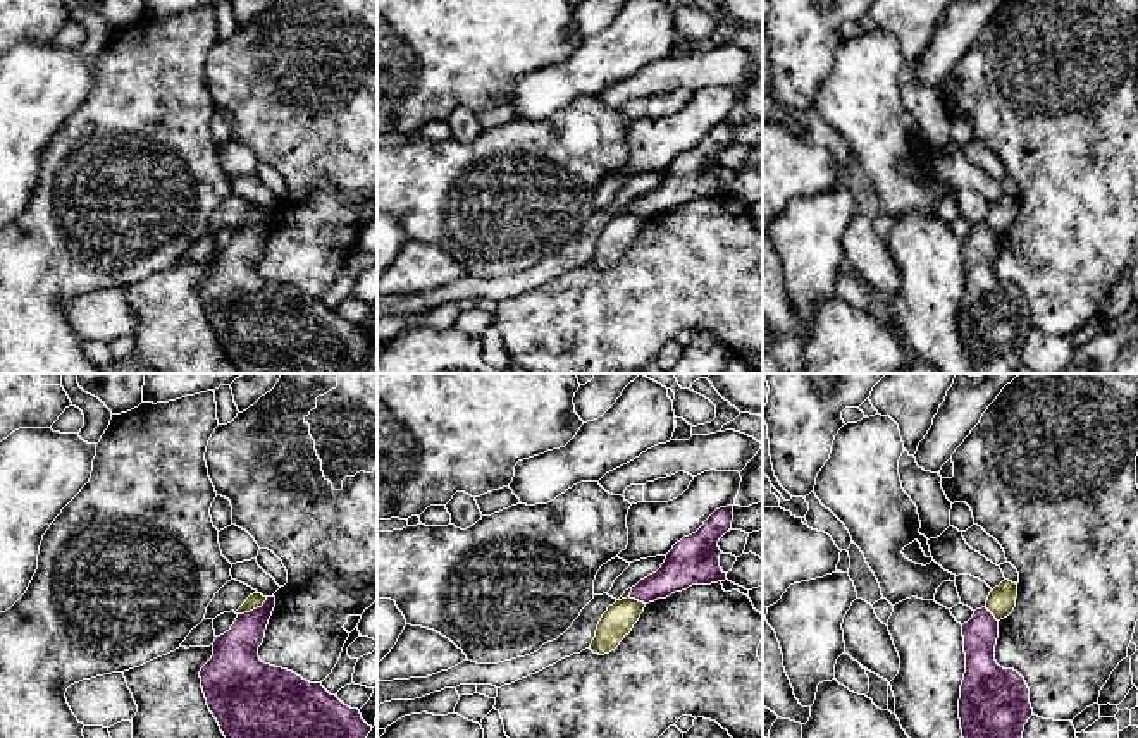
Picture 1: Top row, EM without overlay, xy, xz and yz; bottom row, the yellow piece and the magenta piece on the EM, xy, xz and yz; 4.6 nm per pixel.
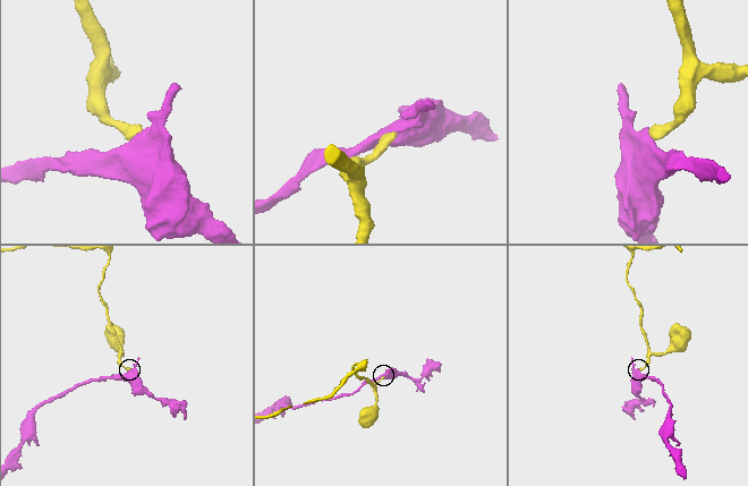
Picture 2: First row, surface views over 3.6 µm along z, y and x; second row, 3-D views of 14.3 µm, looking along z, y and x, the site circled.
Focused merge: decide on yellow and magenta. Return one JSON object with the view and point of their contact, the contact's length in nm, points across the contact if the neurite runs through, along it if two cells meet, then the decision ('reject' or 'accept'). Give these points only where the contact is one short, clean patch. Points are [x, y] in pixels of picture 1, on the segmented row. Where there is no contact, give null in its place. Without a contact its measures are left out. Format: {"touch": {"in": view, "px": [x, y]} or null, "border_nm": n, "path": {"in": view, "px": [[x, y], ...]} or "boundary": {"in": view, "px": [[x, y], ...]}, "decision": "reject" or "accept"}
{"touch": {"in": "xy", "px": [253, 608]}, "border_nm": 170, "boundary": {"in": "xy", "px": [[267, 597], [260, 606], [238, 614]]}, "decision": "reject"}

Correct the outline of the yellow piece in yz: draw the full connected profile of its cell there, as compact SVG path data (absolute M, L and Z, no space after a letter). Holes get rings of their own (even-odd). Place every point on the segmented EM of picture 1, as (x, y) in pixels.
M1004 580L995 587L986 600L986 609L995 616L997 621L1007 618L1016 607L1017 585Z

